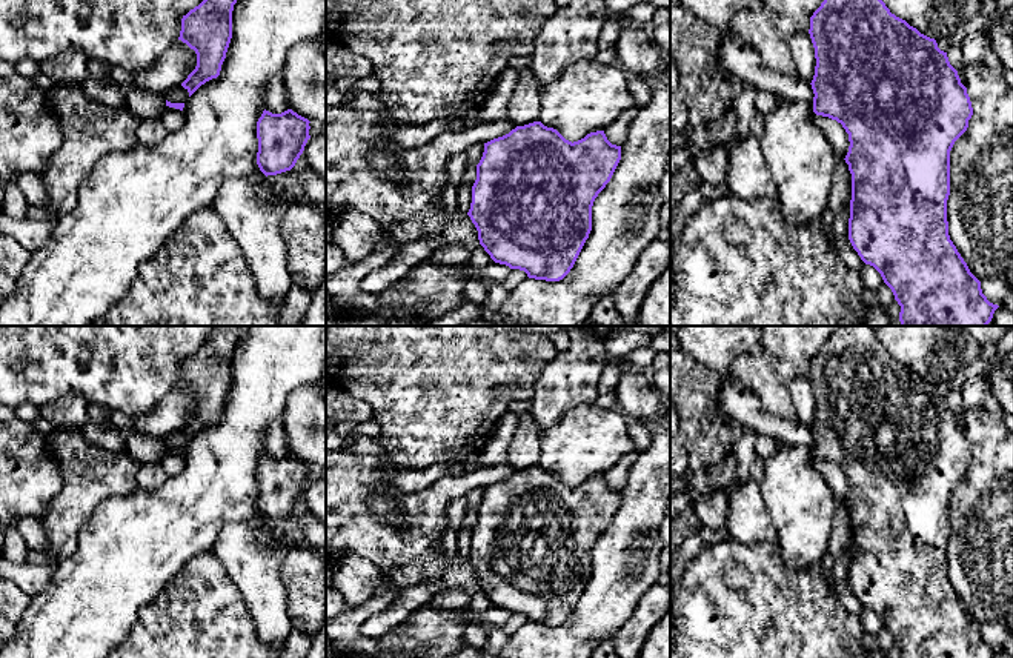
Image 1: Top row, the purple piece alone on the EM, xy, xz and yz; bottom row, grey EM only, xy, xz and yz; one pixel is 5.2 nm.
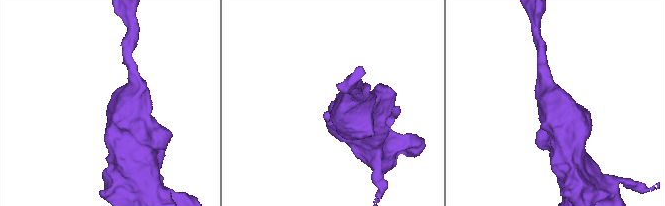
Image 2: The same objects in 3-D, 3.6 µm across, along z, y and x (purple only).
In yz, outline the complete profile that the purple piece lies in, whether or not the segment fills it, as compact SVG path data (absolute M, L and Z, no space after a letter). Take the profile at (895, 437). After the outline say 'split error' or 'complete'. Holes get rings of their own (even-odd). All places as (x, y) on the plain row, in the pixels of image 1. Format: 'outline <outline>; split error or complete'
outline M838 326L810 361L809 378L816 403L815 420L810 427L815 438L813 457L836 464L849 478L850 490L844 504L852 518L849 584L853 593L865 609L873 610L881 618L884 627L892 633L895 644L901 650L899 658L995 658L999 650L990 647L982 638L981 626L970 616L948 580L947 544L950 540L950 495L955 486L967 475L973 452L967 432L961 427L958 415L950 409L947 397L938 392L935 383L921 378L905 364L892 358L878 341L872 326Z; complete

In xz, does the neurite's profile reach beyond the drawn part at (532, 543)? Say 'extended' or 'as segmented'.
as segmented

